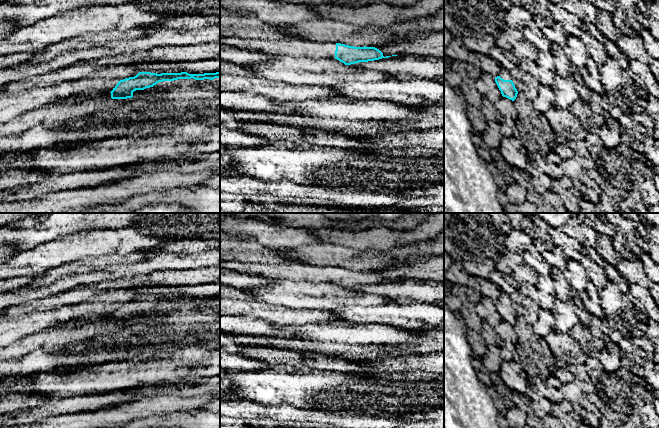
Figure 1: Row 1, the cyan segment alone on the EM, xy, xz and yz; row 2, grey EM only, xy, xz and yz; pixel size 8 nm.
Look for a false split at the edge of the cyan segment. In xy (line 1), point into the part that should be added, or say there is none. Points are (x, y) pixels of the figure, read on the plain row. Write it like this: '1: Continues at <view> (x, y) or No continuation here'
1: Continues at xy (73, 324)

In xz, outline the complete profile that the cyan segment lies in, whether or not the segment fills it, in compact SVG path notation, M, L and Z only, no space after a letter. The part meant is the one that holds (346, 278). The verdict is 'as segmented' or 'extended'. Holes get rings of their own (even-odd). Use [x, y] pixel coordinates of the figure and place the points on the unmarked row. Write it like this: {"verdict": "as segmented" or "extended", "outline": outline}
{"verdict": "extended", "outline": "M237 261L222 262L222 267L229 270L260 275L277 280L289 279L311 282L335 282L345 289L388 282L375 271L354 271L341 267L313 266L305 263L279 264L244 263Z"}

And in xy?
{"verdict": "extended", "outline": "M220 295L216 297L204 297L204 298L189 298L187 296L181 297L151 297L151 296L139 296L134 301L129 301L118 305L117 309L111 316L93 316L83 319L74 319L69 322L60 323L56 326L49 327L47 330L73 330L82 327L88 322L98 322L101 324L112 323L127 323L133 321L133 316L136 314L144 314L146 312L153 311L159 306L174 305L178 303L195 303L204 304L220 302Z"}

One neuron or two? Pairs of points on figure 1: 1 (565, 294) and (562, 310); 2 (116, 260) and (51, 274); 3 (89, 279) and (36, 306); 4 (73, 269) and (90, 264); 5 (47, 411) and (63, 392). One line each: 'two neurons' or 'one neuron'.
1: two neurons
2: one neuron
3: two neurons
4: one neuron
5: two neurons

